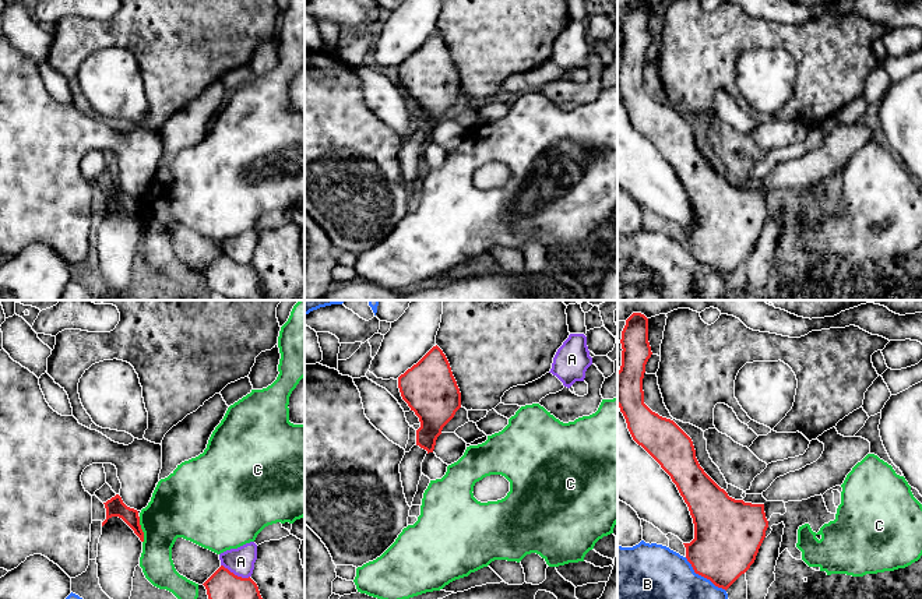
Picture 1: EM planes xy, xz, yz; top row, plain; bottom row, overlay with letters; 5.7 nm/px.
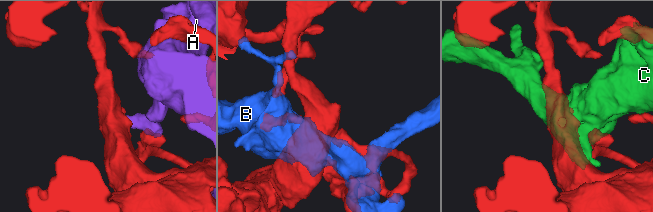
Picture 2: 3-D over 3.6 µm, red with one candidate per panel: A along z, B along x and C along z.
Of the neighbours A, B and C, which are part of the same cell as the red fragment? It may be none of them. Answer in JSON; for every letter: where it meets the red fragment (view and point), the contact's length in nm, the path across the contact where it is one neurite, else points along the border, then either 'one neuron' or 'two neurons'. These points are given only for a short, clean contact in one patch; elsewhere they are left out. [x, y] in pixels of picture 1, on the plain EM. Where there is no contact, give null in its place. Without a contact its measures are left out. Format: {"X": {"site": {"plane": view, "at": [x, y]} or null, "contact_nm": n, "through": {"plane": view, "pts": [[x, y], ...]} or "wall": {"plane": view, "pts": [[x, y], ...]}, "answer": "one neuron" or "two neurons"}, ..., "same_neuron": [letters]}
{"A": {"site": {"plane": "xy", "at": [233, 261]}, "contact_nm": 180, "answer": "two neurons"}, "B": {"site": {"plane": "yz", "at": [703, 263]}, "contact_nm": 300, "answer": "two neurons"}, "C": {"site": {"plane": "xy", "at": [141, 217]}, "contact_nm": 150, "answer": "two neurons"}, "same_neuron": []}

